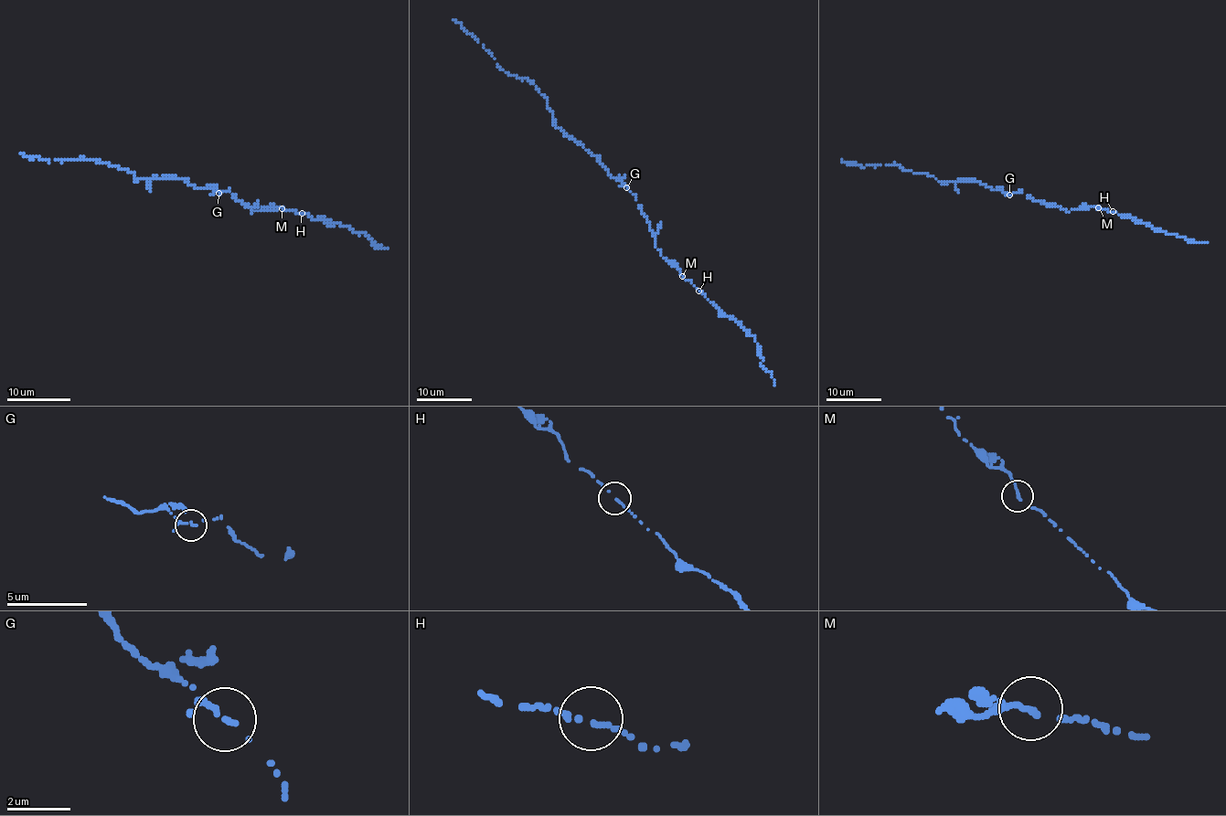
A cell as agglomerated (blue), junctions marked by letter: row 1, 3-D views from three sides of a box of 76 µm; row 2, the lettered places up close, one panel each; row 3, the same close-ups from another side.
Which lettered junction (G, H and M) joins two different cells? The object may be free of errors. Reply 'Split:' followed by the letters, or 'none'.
Split: none

